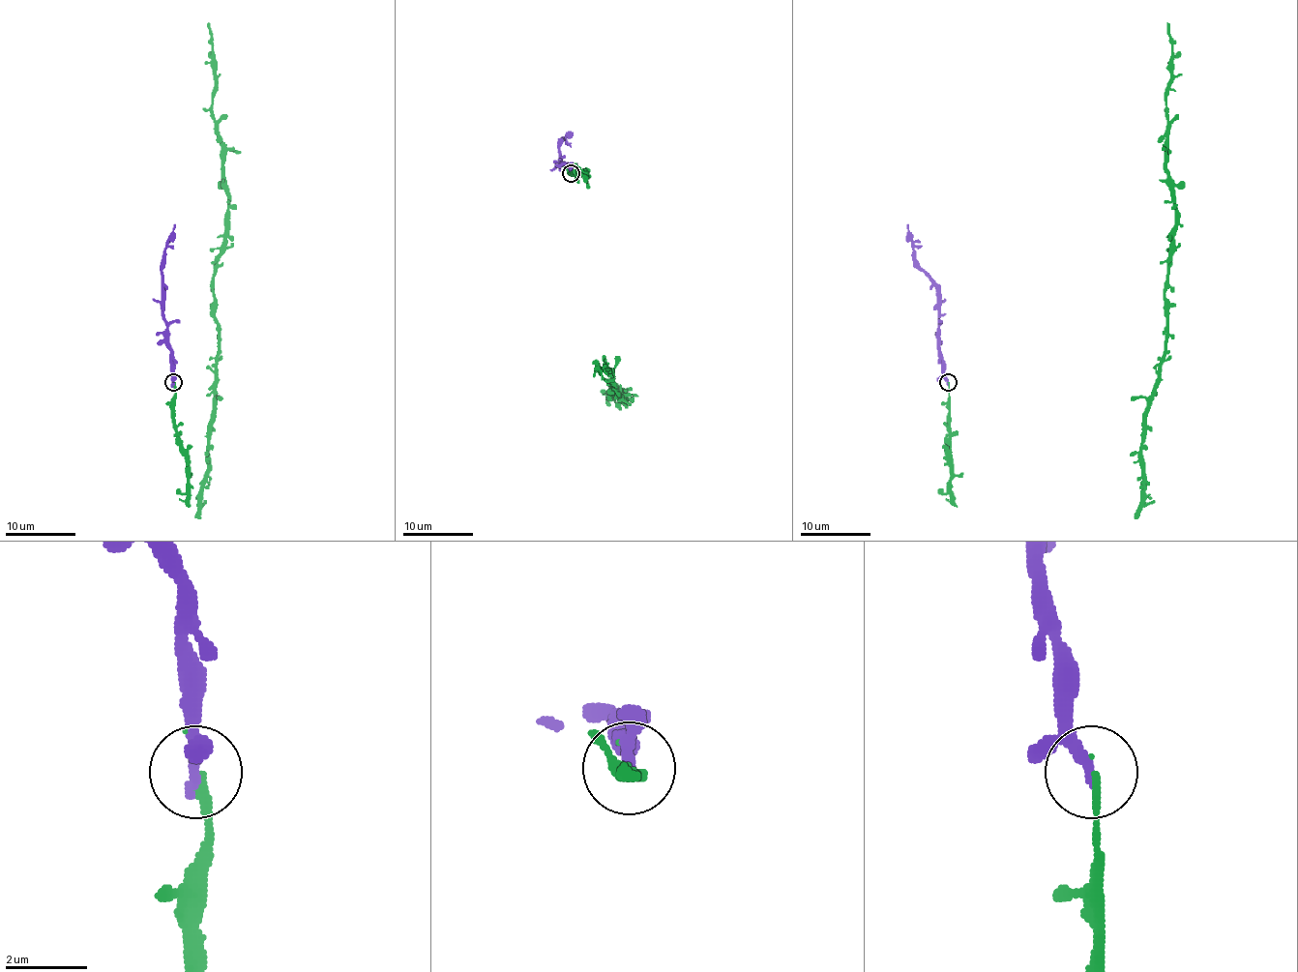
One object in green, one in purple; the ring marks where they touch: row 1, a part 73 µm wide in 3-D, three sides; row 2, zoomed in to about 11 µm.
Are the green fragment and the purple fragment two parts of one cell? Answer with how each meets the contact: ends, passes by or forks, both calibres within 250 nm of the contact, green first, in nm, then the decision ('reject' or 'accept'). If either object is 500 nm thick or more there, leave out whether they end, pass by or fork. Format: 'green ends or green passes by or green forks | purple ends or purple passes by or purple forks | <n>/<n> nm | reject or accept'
green ends | purple passes by | 200/240 nm | accept

